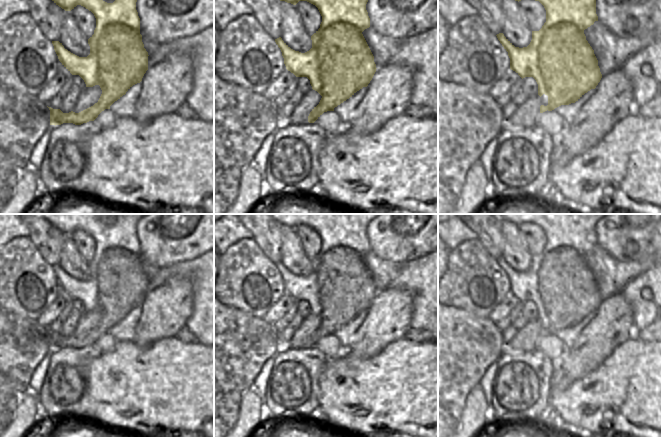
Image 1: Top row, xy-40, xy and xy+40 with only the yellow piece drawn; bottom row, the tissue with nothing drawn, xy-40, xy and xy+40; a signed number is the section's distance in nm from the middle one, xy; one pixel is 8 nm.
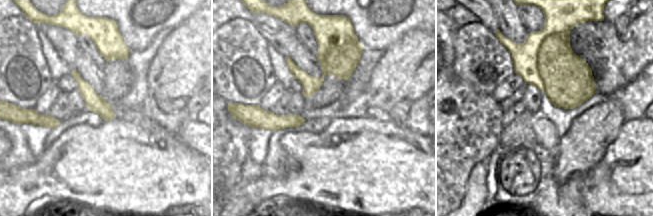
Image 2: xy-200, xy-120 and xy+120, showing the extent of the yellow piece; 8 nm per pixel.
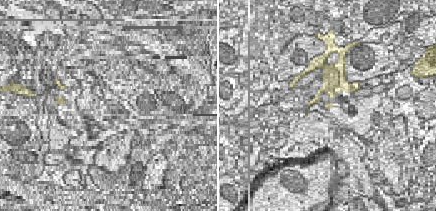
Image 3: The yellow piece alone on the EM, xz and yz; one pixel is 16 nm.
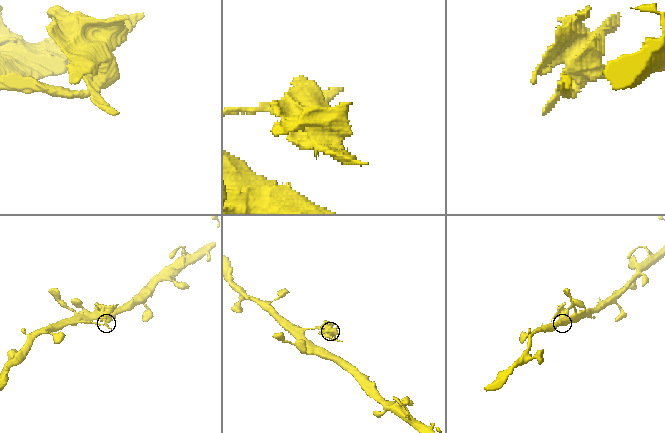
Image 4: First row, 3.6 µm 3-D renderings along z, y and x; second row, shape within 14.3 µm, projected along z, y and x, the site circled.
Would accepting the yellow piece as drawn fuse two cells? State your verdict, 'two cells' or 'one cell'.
two cells

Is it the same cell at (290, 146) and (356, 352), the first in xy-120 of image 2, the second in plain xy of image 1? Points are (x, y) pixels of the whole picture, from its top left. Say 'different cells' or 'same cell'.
different cells

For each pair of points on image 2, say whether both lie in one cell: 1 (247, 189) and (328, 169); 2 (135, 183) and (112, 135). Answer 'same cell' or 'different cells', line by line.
1: same cell
2: same cell

